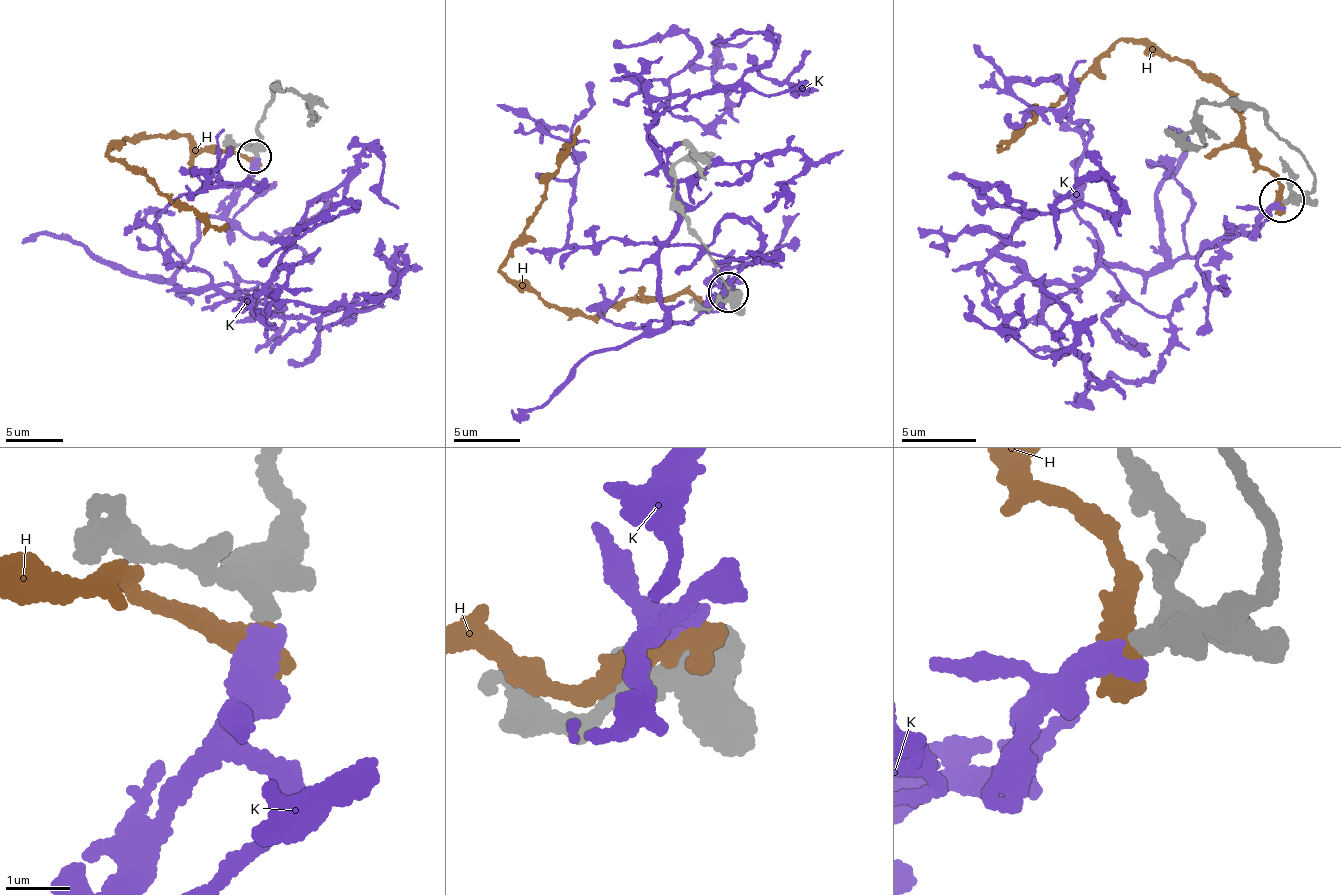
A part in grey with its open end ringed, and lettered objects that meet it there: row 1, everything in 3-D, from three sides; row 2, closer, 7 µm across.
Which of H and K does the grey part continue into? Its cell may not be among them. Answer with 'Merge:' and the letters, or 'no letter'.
Merge: K

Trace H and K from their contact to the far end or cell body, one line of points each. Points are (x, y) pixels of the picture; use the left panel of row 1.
H: (257, 156), (207, 153), (183, 134), (126, 139), (110, 148), (111, 159), (176, 205), (212, 225), (229, 226)
K: (255, 157), (199, 227), (183, 295), (252, 305), (358, 156), (380, 157), (377, 191), (399, 208)

